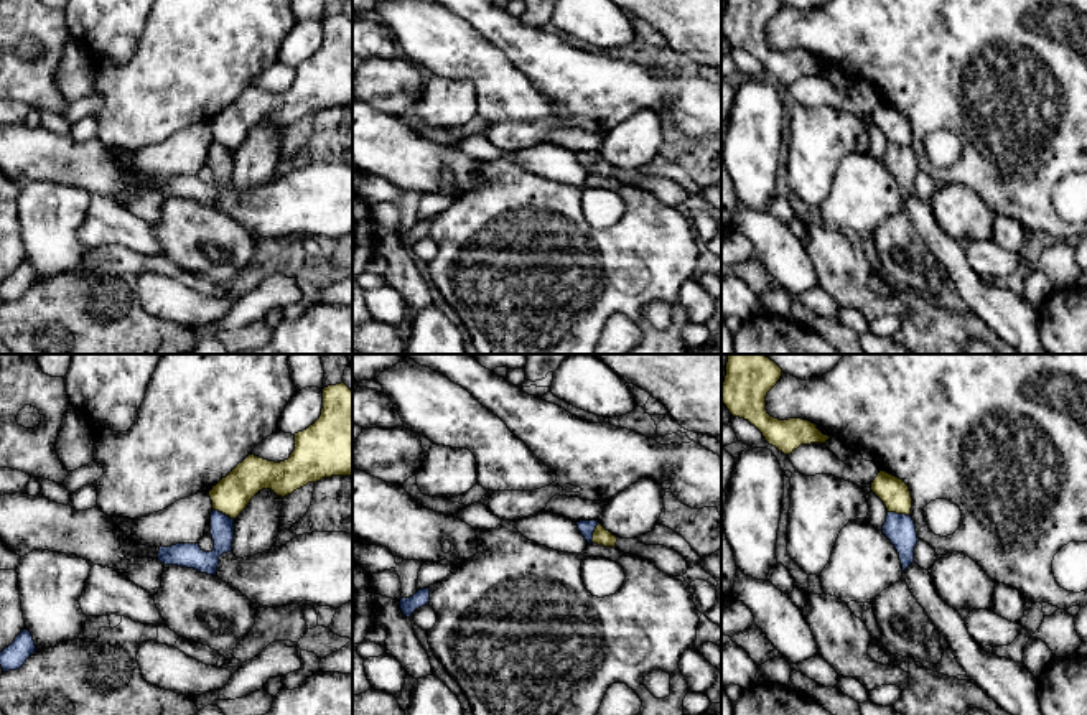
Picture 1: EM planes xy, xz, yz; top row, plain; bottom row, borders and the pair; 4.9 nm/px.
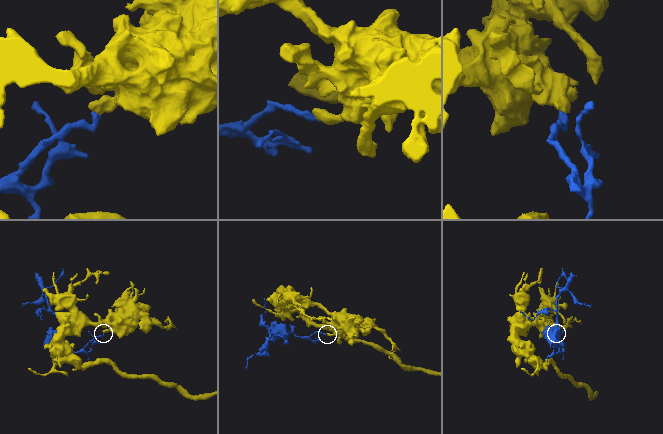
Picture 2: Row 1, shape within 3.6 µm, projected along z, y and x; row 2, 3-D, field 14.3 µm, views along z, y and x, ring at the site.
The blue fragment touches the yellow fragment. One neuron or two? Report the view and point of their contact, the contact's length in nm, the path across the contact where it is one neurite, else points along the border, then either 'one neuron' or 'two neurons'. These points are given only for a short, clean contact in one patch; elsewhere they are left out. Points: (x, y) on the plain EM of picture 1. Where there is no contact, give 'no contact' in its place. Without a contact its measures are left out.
contact yz (900, 145); length 110 nm; border yz (888, 142), (909, 145); two neurons

